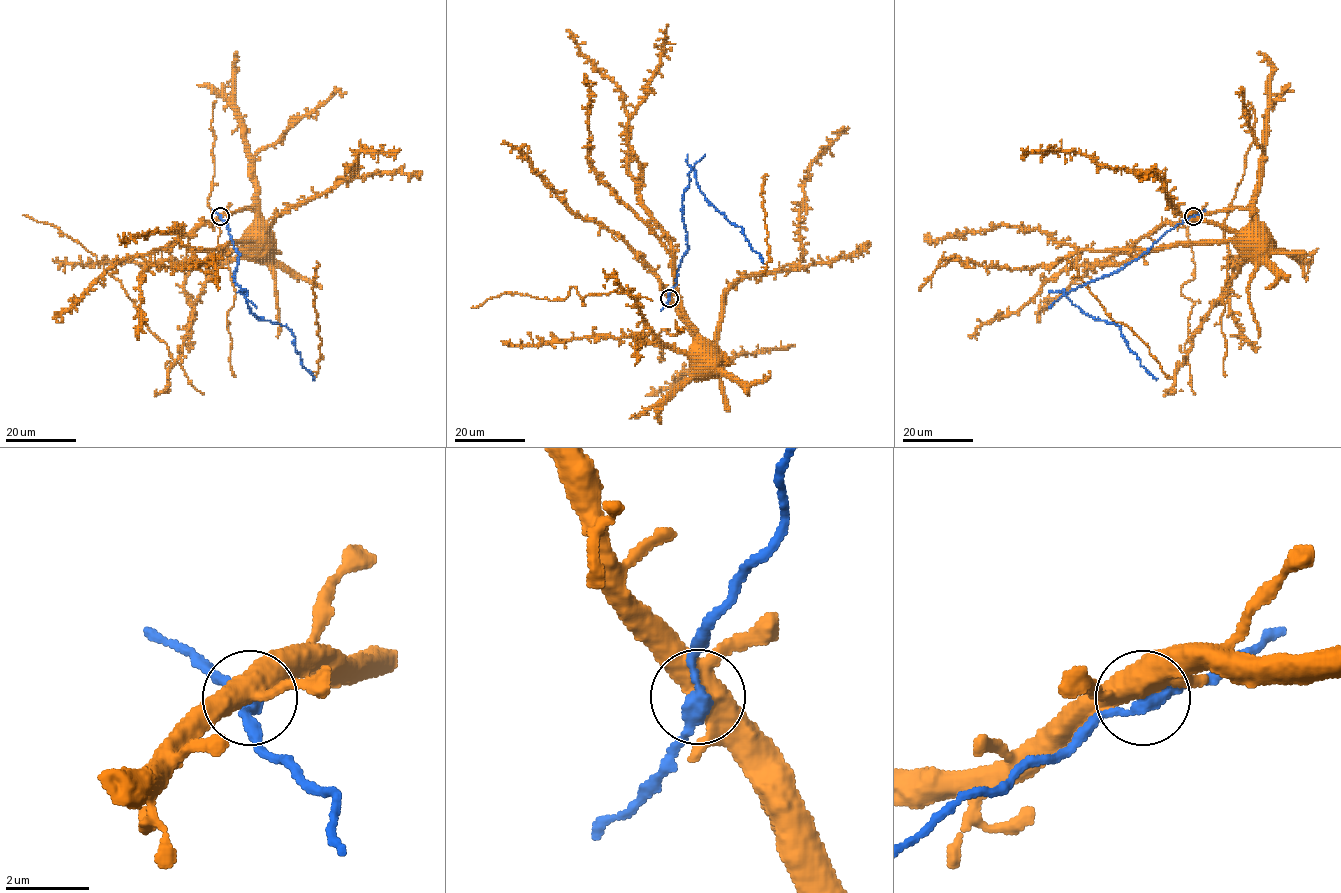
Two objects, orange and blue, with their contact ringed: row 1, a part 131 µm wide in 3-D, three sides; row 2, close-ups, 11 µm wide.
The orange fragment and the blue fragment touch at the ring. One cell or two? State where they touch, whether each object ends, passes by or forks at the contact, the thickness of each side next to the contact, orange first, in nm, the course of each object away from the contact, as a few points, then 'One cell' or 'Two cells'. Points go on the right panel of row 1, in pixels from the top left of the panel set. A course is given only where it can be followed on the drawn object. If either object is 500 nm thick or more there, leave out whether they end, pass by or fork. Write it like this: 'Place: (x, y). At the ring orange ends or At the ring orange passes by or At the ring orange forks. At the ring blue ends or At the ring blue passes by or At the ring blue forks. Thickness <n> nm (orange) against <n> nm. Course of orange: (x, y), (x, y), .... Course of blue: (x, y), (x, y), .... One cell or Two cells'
Place: (1193, 216). At the ring orange forks. At the ring blue passes by. Thickness 480 nm (orange) against 320 nm. Course of orange: (1193, 216), (1246, 208), (1254, 219), (1253, 238), (1250, 242). Course of blue: (1193, 216), (1109, 275), (1063, 292), (1089, 315), (1120, 328), (1141, 365), (1157, 379). Two cells

